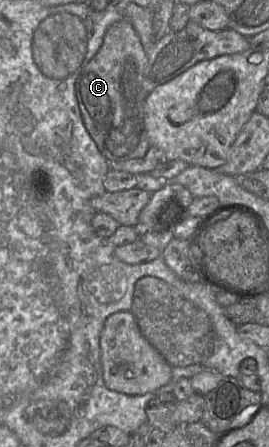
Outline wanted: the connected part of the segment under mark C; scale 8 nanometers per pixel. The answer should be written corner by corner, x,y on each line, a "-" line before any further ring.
124,17
107,29
100,49
76,79
75,95
84,126
109,163
144,158
150,147
144,126
147,93
141,87
147,61
138,33

